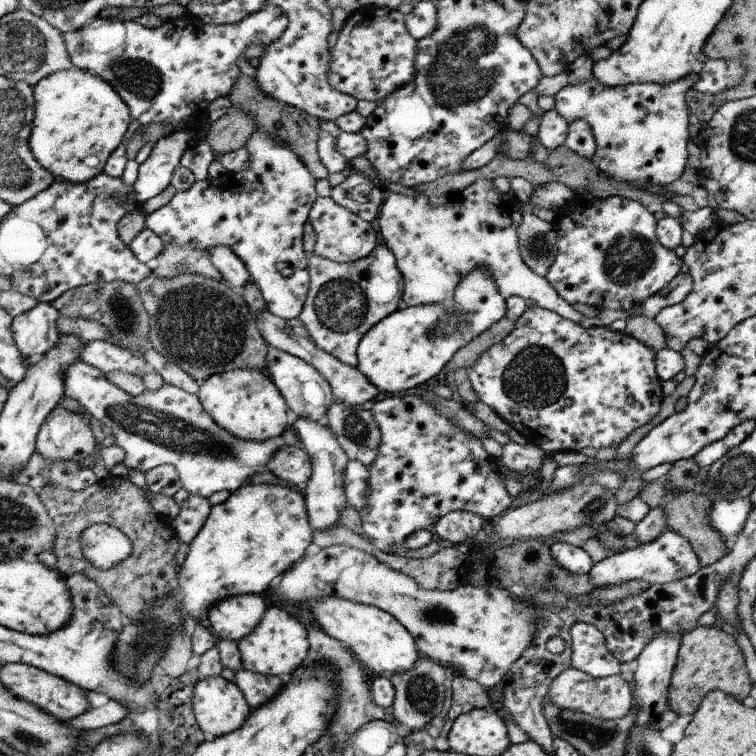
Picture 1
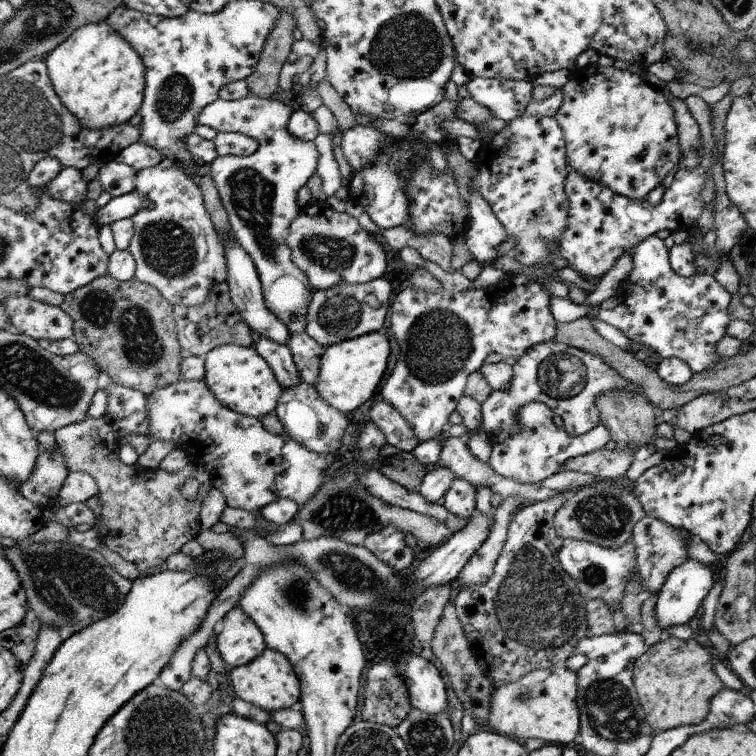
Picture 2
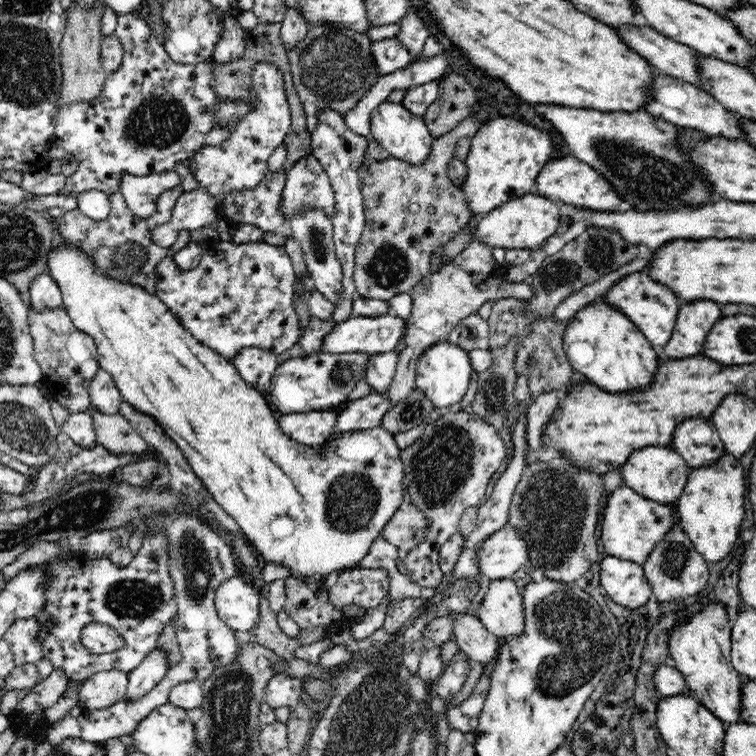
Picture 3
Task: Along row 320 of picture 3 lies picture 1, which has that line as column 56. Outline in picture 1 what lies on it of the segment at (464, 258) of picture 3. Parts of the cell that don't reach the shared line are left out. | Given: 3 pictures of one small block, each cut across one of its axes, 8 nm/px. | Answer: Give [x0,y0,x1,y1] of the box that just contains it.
[35,406,98,462]

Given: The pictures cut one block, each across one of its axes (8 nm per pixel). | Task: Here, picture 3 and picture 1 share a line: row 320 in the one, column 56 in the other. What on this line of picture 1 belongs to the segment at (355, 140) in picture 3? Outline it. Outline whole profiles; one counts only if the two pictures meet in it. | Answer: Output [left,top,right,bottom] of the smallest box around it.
[12,302,61,358]

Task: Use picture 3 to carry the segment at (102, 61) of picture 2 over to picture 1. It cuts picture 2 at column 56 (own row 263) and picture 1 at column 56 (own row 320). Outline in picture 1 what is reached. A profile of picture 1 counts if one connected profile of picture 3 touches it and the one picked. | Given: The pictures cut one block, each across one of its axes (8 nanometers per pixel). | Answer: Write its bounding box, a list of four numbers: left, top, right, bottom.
[30,69,130,184]

